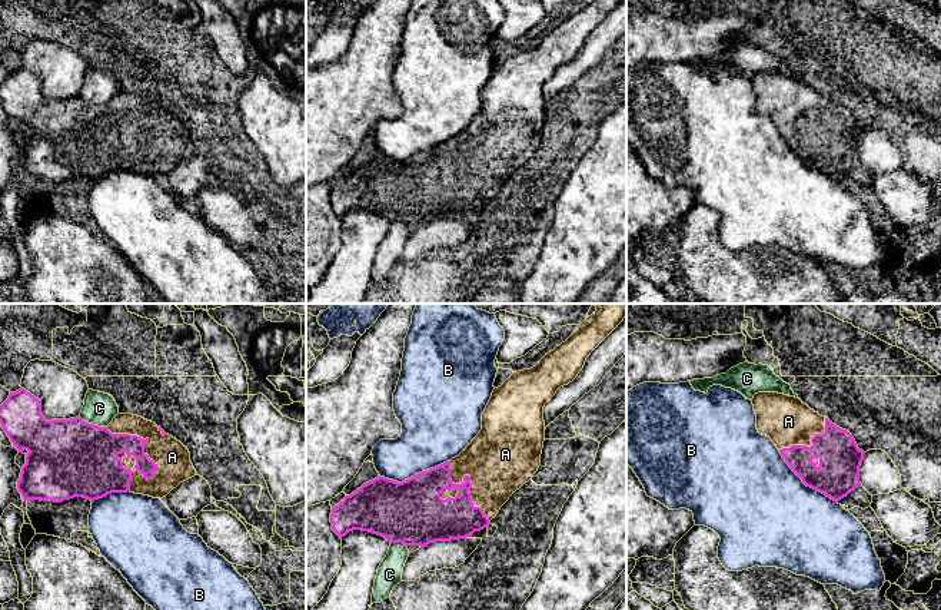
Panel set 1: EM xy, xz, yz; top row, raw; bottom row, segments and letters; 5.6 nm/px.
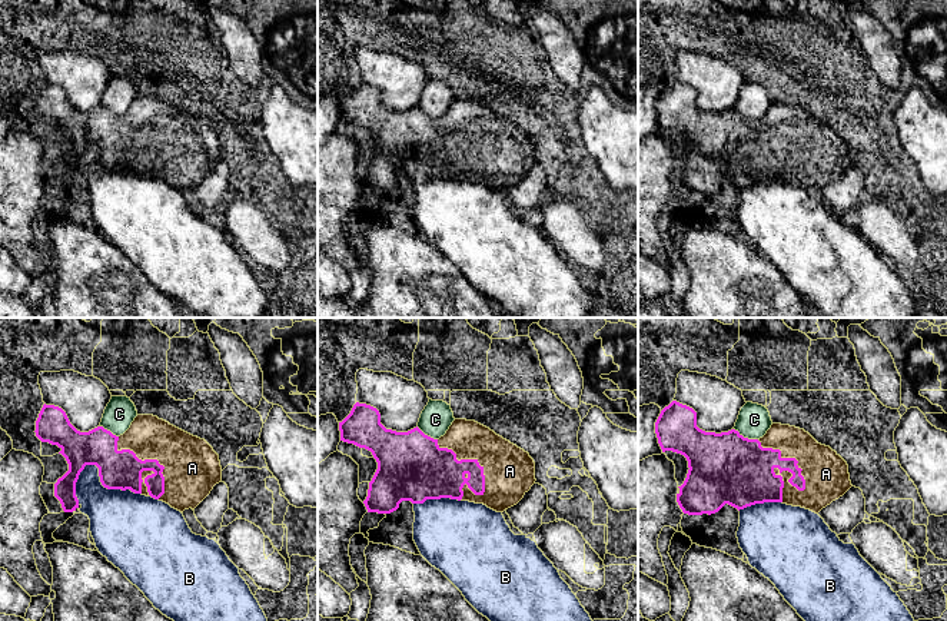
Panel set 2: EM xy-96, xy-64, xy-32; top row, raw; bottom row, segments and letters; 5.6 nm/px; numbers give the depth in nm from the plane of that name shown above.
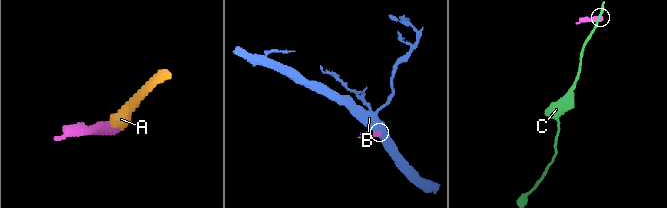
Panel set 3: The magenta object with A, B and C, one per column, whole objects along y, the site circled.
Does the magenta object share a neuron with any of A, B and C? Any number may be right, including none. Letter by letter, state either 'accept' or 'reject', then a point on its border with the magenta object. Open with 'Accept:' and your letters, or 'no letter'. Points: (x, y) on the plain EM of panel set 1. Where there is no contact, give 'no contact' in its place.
Accept: A
A: accept; contact xy (146, 120)
B: reject; contact xz (415, 153)
C: reject; contact xy (92, 103)

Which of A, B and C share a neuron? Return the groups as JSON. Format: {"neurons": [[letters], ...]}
{"neurons": [["A"], ["B"], ["C"]]}

